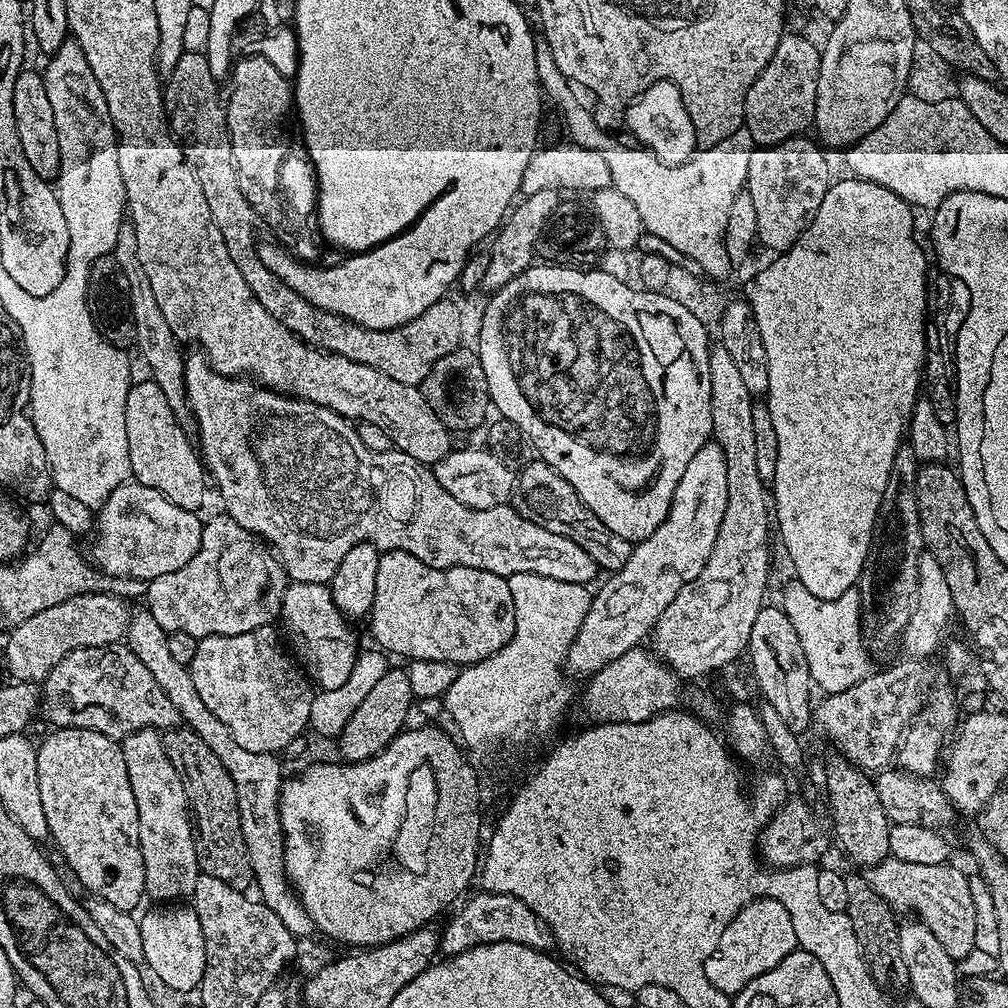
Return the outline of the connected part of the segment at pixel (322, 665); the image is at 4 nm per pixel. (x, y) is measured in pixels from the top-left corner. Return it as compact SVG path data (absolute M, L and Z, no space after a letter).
M310 582L289 583L282 598L279 619L284 620L283 631L290 651L309 681L320 690L338 690L338 686L350 678L350 670L354 670L358 647L356 632L348 625L351 624L349 617L334 602L331 587Z

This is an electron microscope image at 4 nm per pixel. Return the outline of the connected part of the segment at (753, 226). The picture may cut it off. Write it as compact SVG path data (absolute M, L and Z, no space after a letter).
M542 34L536 36L534 54L541 93L556 103L568 131L567 139L601 152L610 166L614 187L638 206L647 231L658 235L662 242L670 242L674 250L683 254L685 261L693 260L705 277L716 282L726 279L732 264L742 263L751 254L752 244L757 243L758 217L754 201L745 190L754 147L750 130L746 127L734 130L734 134L718 142L718 146L700 148L685 164L663 165L643 149L628 150L622 141L612 137L615 135L609 129L598 126L595 111L584 105L584 99L587 101L590 96L588 88L558 70L550 42L546 42Z

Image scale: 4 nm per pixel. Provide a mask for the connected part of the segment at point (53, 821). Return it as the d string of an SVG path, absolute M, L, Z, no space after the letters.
M56 728L45 738L39 741L36 757L38 758L38 790L42 790L42 810L46 813L46 826L51 843L65 855L70 869L78 874L80 886L85 893L108 900L110 906L118 906L118 910L132 912L145 899L144 891L144 863L140 849L140 835L138 834L138 802L134 802L134 790L130 790L130 774L126 774L126 758L122 754L120 744L111 740L106 734L98 734L94 730L81 728Z

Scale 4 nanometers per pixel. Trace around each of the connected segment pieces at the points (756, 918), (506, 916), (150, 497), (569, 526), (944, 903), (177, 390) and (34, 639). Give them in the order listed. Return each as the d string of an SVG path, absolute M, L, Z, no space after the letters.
M751 900L745 908L722 930L722 938L712 946L710 958L706 958L706 978L718 986L730 998L735 997L758 974L766 974L786 958L786 954L797 951L794 922L786 914L786 906L777 900Z
M483 890L477 891L477 893L477 896L469 895L459 905L460 913L445 928L442 928L440 952L445 957L457 956L479 944L502 942L503 940L518 942L541 950L553 947L552 932L536 917L534 910L530 910L524 902L510 894L494 894Z
M129 482L118 486L105 498L94 520L94 537L91 559L107 576L131 576L133 580L153 580L186 566L202 542L204 525L196 512L174 506L170 498Z
M539 458L529 459L523 468L519 469L512 485L511 507L515 508L522 518L550 530L550 534L558 534L562 538L570 538L574 542L583 544L587 548L590 558L596 564L597 569L611 574L626 566L626 558L630 558L634 544L631 540L618 538L618 534L601 522L595 514L578 498L574 486L558 474L544 460Z
M889 854L885 860L867 869L866 882L891 906L893 912L912 912L908 914L930 929L952 960L963 962L968 955L973 955L975 916L969 873L955 868L952 862L922 866L922 862L902 862Z
M125 222L118 230L118 242L114 253L118 266L122 266L122 274L126 274L126 287L132 317L134 318L134 348L140 351L144 364L149 368L150 379L158 386L162 386L162 394L166 394L166 402L170 402L170 410L178 418L178 422L186 430L194 424L192 409L188 407L188 395L186 394L186 382L184 381L185 355L180 354L181 341L170 330L166 317L162 315L162 309L158 307L158 298L154 298L154 290L150 281L146 278L146 270L142 270L142 262L138 262L138 238L134 234L131 223Z
M91 592L74 598L66 598L66 602L58 602L58 606L50 606L50 610L38 610L34 618L26 618L26 622L16 625L7 633L8 641L4 644L4 660L8 663L8 672L13 681L30 680L42 682L76 648L90 646L106 646L121 643L128 634L128 618L130 608L125 601L110 592Z

